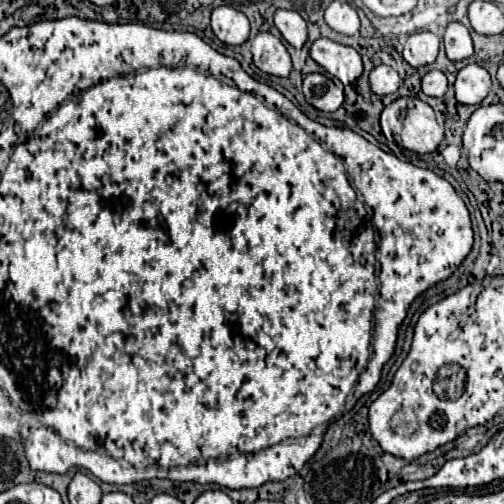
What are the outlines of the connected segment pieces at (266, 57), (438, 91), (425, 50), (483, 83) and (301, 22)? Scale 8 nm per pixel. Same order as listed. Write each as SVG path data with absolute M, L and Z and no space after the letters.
M259 33L251 41L251 51L253 51L253 63L261 71L277 77L287 77L291 73L291 57L281 39L277 39L275 35Z
M429 71L423 77L421 87L423 87L423 93L429 97L443 97L447 91L447 77L441 71Z
M413 33L403 49L403 57L411 67L421 67L421 65L429 65L437 59L439 53L439 43L441 39L433 33Z
M469 63L457 73L455 81L455 97L463 105L479 105L491 89L491 77L489 73L477 65Z
M279 9L275 13L275 27L281 31L285 41L295 49L301 49L307 43L307 23L297 11Z

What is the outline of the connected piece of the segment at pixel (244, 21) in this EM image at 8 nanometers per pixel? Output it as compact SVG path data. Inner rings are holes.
M233 7L213 9L211 27L217 39L227 45L241 45L249 39L249 19Z

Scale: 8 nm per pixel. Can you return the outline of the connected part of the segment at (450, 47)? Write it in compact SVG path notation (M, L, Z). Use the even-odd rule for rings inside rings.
M449 23L447 25L443 43L445 43L447 57L451 61L463 61L463 59L469 59L473 55L473 43L471 43L469 29L461 23Z

